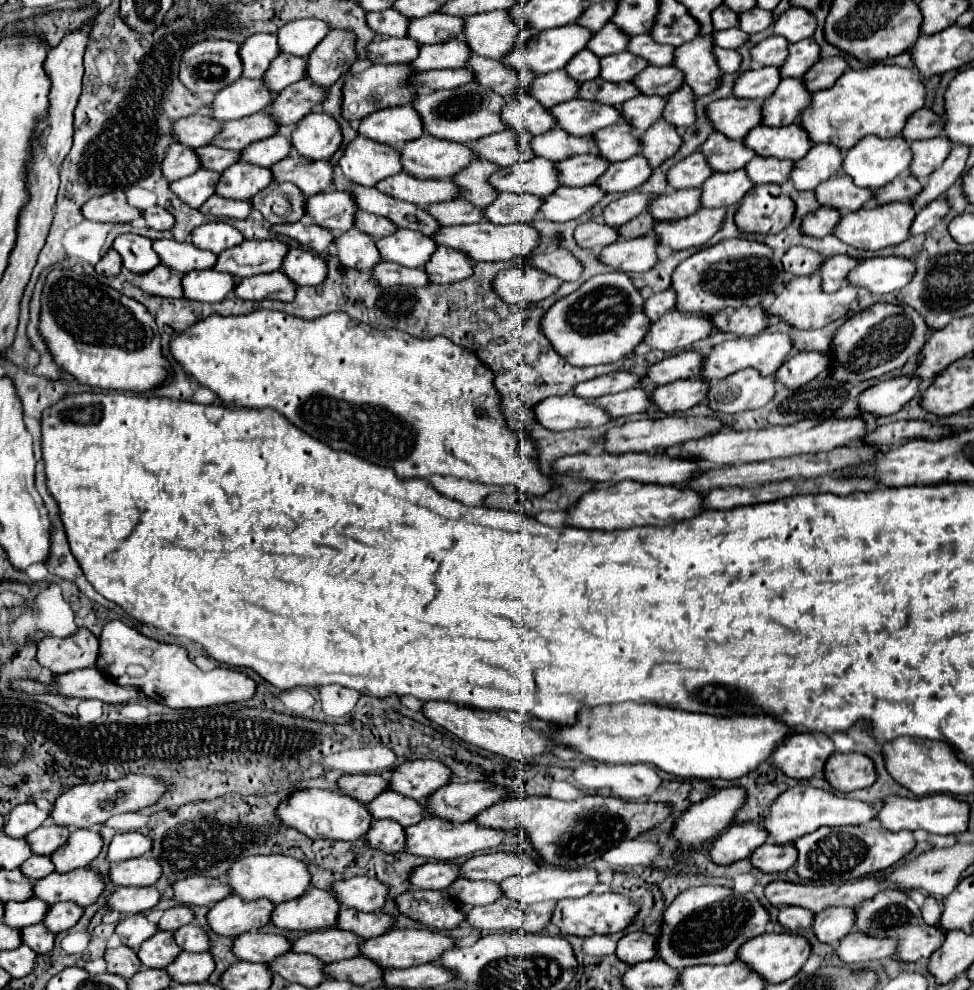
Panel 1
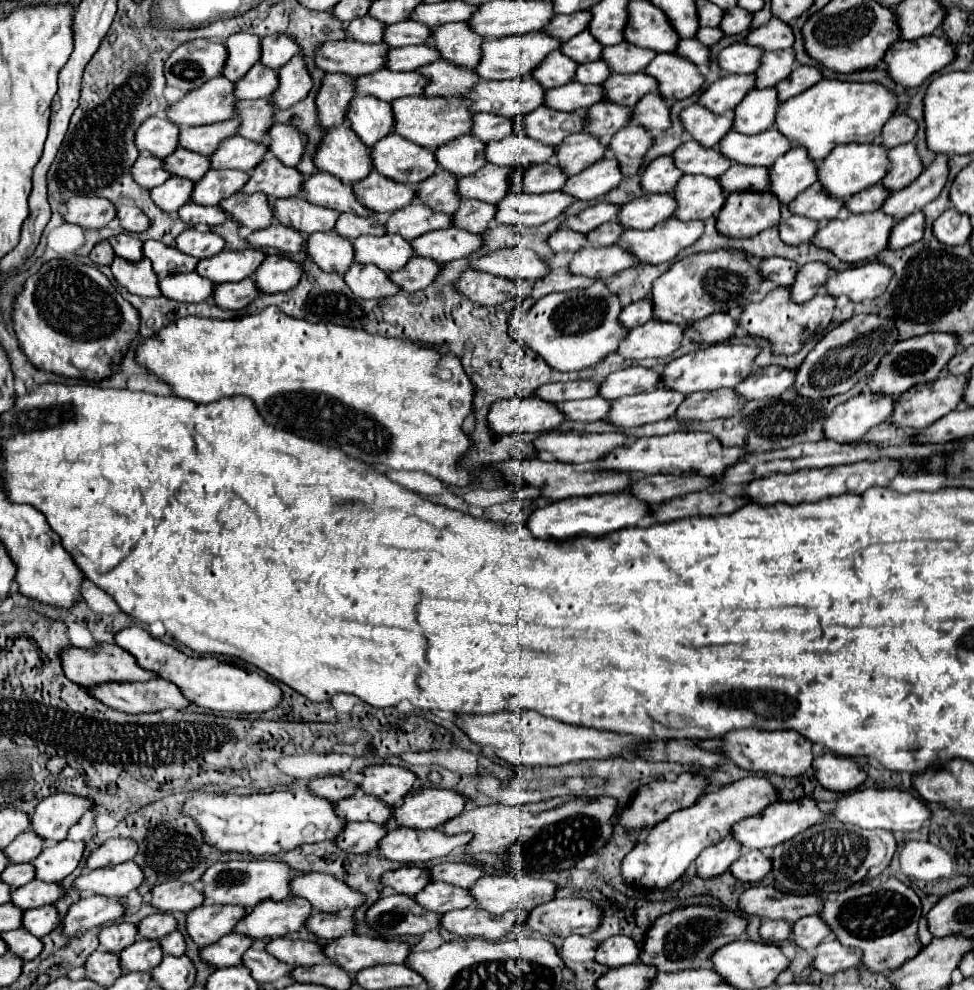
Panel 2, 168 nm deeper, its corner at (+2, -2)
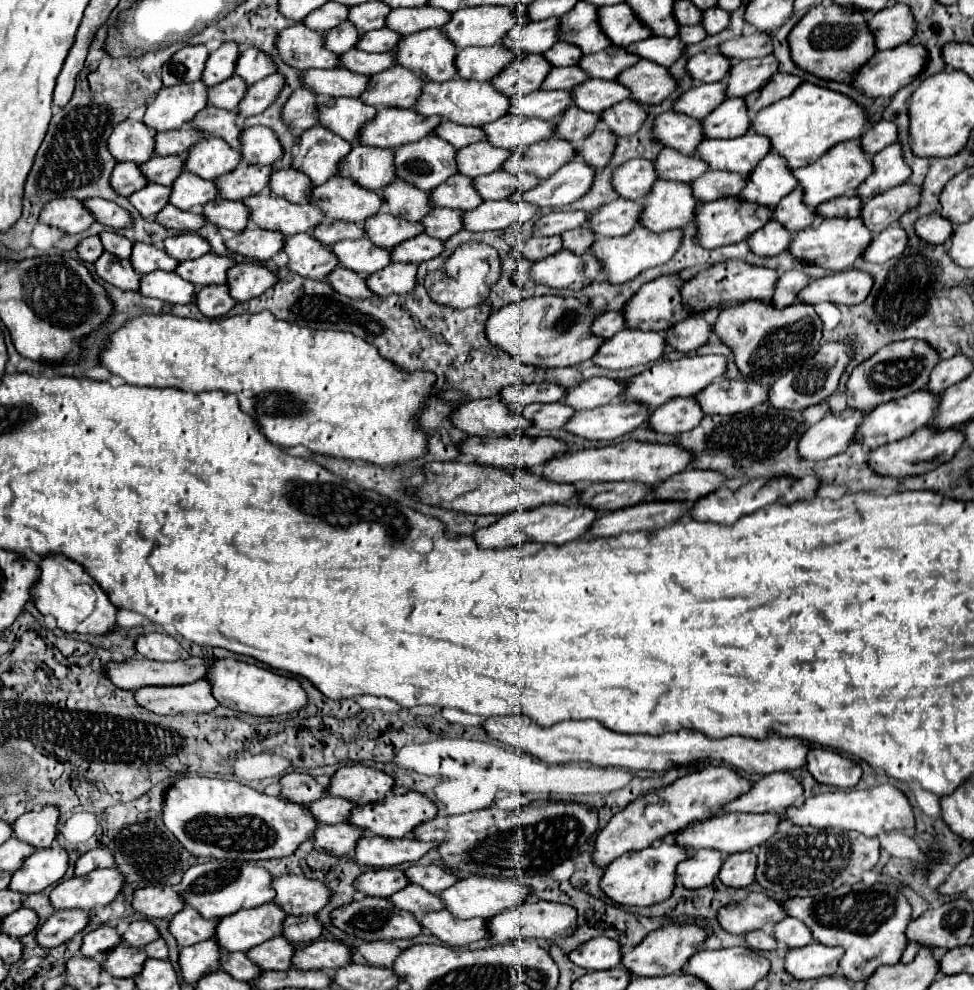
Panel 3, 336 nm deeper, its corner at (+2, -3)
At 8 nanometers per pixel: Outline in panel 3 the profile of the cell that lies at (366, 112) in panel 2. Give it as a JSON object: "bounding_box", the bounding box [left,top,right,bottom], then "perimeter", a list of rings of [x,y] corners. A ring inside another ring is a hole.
{"bounding_box":[316,98,376,144],"perimeter":[[[332,98],[326,104],[316,106],[318,120],[324,128],[332,130],[340,138],[354,144],[354,136],[358,136],[358,128],[374,116],[376,108],[370,108],[368,104],[362,104],[358,98]]]}

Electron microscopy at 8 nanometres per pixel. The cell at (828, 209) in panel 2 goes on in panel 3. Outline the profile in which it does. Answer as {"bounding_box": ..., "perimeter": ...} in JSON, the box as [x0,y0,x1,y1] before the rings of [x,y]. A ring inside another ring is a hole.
{"bounding_box":[770,188,814,232],"perimeter":[[[796,188],[772,208],[770,220],[782,224],[788,232],[798,232],[812,224],[814,212],[812,212],[812,208],[802,204],[802,190]]]}

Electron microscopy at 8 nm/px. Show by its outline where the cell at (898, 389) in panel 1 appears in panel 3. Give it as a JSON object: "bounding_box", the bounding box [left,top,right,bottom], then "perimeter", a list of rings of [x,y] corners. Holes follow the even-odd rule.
{"bounding_box":[798,408,864,462],"perimeter":[[[846,408],[844,412],[832,412],[818,424],[810,426],[798,442],[800,458],[816,462],[846,452],[846,448],[852,444],[854,428],[858,426],[858,420],[862,420],[862,416],[864,414],[854,412],[854,408]]]}

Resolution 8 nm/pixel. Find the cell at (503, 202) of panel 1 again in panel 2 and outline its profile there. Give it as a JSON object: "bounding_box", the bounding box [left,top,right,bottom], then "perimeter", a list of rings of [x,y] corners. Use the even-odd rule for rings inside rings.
{"bounding_box":[454,199,498,233],"perimeter":[[[464,199],[462,207],[454,213],[454,225],[470,233],[484,233],[494,221],[498,207],[492,203],[482,203],[478,199]]]}

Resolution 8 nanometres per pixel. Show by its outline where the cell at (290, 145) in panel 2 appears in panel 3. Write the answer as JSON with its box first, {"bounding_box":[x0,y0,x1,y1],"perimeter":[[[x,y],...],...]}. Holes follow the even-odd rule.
{"bounding_box":[240,126,282,164],"perimeter":[[[266,126],[244,128],[240,134],[240,154],[250,164],[274,164],[282,156],[282,146],[276,134]]]}

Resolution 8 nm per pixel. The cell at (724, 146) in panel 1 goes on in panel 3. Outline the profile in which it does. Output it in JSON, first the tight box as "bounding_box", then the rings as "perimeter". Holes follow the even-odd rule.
{"bounding_box":[654,148,708,182],"perimeter":[[[670,148],[662,150],[654,158],[654,170],[660,180],[672,180],[672,182],[690,182],[702,172],[708,172],[706,164],[698,160],[698,156],[678,156],[678,152],[670,152]]]}

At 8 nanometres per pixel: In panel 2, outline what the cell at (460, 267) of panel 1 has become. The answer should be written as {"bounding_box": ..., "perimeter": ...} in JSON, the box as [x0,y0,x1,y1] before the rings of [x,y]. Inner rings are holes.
{"bounding_box":[390,257,442,291],"perimeter":[[[414,257],[410,263],[396,273],[390,273],[390,279],[400,285],[404,291],[420,291],[426,289],[442,271],[442,265],[434,259]]]}

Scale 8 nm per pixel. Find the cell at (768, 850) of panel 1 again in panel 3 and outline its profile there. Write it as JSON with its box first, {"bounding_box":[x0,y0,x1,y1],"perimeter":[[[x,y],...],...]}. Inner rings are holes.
{"bounding_box":[718,852,756,888],"perimeter":[[[736,852],[724,858],[718,878],[730,888],[748,888],[754,882],[756,856],[752,852]]]}

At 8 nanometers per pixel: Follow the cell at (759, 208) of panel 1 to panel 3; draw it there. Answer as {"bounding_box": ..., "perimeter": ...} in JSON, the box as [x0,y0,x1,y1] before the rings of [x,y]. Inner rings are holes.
{"bounding_box":[694,198,770,248],"perimeter":[[[722,198],[706,204],[698,204],[694,208],[694,222],[696,222],[696,236],[694,242],[702,248],[718,248],[742,242],[750,238],[758,228],[762,228],[766,222],[770,222],[770,208],[760,204],[746,204],[738,198]]]}

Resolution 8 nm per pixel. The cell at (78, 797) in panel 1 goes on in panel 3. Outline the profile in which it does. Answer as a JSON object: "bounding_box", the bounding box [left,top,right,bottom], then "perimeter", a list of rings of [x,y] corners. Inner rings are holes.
{"bounding_box":[12,806,58,848],"perimeter":[[[44,806],[42,810],[32,810],[22,814],[12,826],[14,838],[26,842],[34,848],[50,848],[58,834],[58,810],[54,806]]]}

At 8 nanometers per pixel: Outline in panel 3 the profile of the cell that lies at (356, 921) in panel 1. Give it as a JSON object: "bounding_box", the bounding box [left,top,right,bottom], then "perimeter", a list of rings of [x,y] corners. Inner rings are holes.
{"bounding_box":[282,916,322,944],"perimeter":[[[286,916],[282,922],[282,936],[292,944],[312,942],[322,934],[322,924],[316,916]]]}

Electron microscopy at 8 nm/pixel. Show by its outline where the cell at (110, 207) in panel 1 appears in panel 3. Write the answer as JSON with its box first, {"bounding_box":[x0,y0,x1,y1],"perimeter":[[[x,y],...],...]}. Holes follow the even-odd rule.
{"bounding_box":[38,198,94,234],"perimeter":[[[54,198],[42,208],[38,222],[56,226],[66,234],[80,234],[90,228],[94,218],[90,216],[90,212],[86,212],[86,208],[82,208],[80,200]]]}

